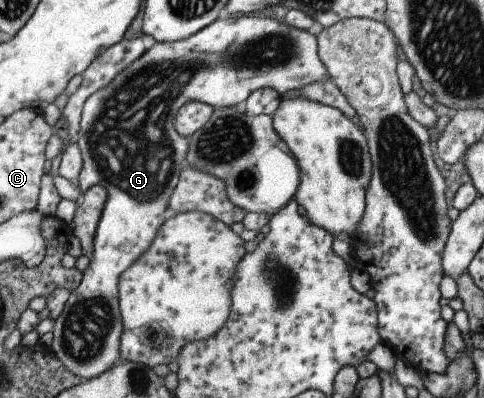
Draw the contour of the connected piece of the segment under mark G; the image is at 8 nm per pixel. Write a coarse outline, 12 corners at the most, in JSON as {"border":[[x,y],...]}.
{"border":[[217,18],[83,100],[80,184],[104,204],[48,348],[120,362],[120,273],[187,166],[176,111],[330,80],[315,36]]}

